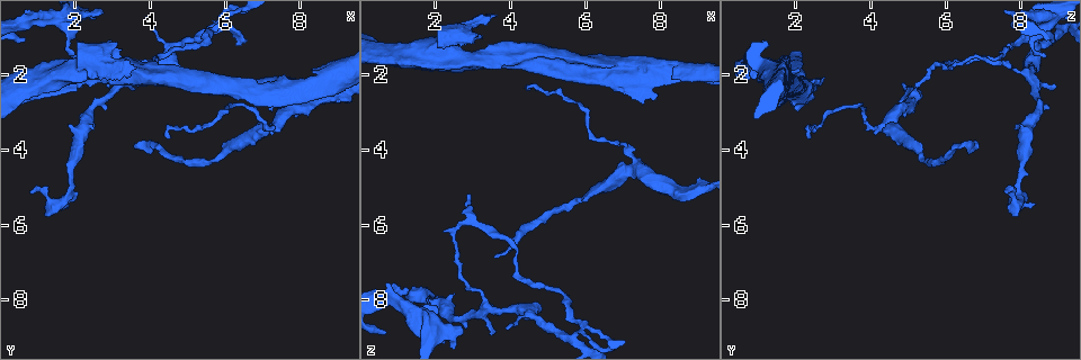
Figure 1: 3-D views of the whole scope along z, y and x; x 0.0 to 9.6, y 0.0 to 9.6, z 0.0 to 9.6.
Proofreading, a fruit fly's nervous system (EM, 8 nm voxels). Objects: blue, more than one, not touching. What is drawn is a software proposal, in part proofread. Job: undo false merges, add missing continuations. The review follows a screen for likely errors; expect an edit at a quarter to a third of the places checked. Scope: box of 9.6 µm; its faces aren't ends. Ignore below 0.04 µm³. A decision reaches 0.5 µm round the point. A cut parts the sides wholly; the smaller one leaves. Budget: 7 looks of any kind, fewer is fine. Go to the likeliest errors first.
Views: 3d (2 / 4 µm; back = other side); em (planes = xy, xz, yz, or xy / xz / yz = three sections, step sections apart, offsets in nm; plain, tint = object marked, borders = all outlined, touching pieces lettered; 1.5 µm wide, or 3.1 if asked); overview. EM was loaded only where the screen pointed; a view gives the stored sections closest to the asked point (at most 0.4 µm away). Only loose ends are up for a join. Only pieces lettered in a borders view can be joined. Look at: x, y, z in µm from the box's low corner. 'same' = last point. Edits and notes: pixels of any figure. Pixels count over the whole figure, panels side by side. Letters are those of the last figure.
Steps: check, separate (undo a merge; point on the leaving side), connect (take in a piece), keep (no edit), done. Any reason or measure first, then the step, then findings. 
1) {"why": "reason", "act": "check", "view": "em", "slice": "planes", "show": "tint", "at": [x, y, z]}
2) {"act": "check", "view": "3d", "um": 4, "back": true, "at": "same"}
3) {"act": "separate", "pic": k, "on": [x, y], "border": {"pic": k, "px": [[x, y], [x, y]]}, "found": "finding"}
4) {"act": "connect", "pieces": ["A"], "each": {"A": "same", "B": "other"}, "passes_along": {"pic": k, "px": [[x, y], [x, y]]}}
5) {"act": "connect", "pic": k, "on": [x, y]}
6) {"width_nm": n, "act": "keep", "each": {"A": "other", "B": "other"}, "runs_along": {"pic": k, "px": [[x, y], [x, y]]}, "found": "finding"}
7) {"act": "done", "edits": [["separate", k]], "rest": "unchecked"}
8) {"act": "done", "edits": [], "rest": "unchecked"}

{"why": "thin end", "act": "check", "view": "3d", "um": 4, "at": [3.60, 3.85, 6.90]}

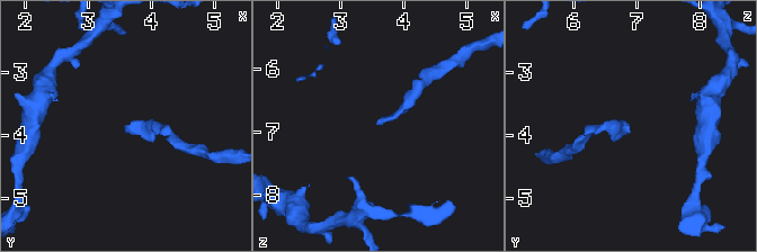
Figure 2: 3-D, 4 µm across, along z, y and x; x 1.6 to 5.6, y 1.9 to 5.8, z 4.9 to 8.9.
{"act": "check", "view": "em", "slice": "planes", "show": "borders", "at": [3.60, 3.85, 6.90]}

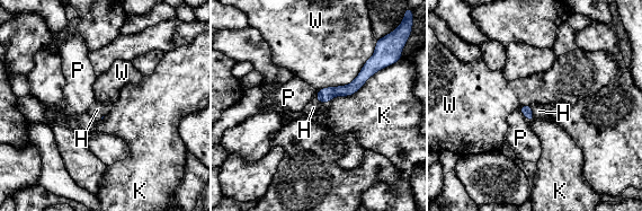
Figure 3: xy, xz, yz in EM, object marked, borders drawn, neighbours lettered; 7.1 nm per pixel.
{"act": "connect", "pieces": ["H"], "each": {"H": "same", "K": "other", "P": "other", "W": "other"}, "passes_along": {"pic": 3, "px": [[326, 95], [322, 102], [313, 107]]}, "found": "it goes on there"}

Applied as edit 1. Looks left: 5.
{"why": "free end", "act": "check", "view": "em", "slice": "xy", "step": 8, "show": "borders", "at": [0.70, 1.05, 8.90]}

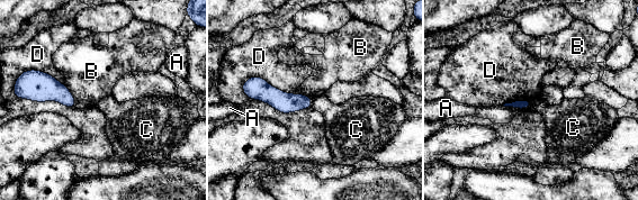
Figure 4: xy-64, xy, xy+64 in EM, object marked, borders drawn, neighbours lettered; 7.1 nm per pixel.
{"act": "keep", "each": {"A": "other", "B": "other", "C": "other", "D": "other"}, "border": {"pic": 4, "px": [[313, 98], [311, 107]]}, "found": "no lettered piece goes on from it"}

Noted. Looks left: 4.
{"why": "stops while still wide", "act": "check", "view": "3d", "um": 2, "at": [8.35, 1.85, 2.10]}

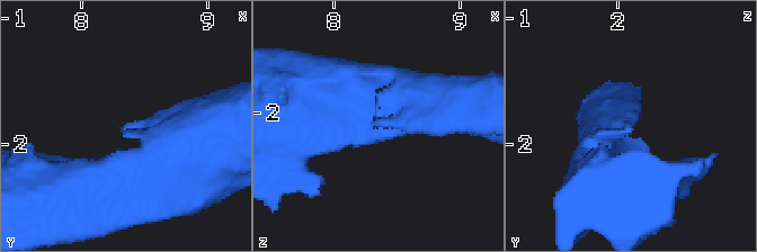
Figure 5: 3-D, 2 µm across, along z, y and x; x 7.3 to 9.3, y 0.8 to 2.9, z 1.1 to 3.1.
{"act": "check", "view": "em", "slice": "planes", "show": "borders", "at": [8.34, 1.84, 2.08]}

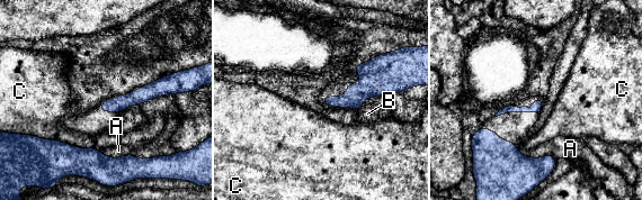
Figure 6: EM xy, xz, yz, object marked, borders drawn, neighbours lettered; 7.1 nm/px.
{"longest_contact_nm": ["A", 220], "act": "keep", "each": {"A": "other", "B": "other", "C": "other"}, "border": {"pic": 6, "px": [[38, 136], [45, 139], [58, 141]]}, "found": "none of them fits"}

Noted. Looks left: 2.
{"act": "done", "edits": [["connect", 3]], "rest": "unchecked"}

